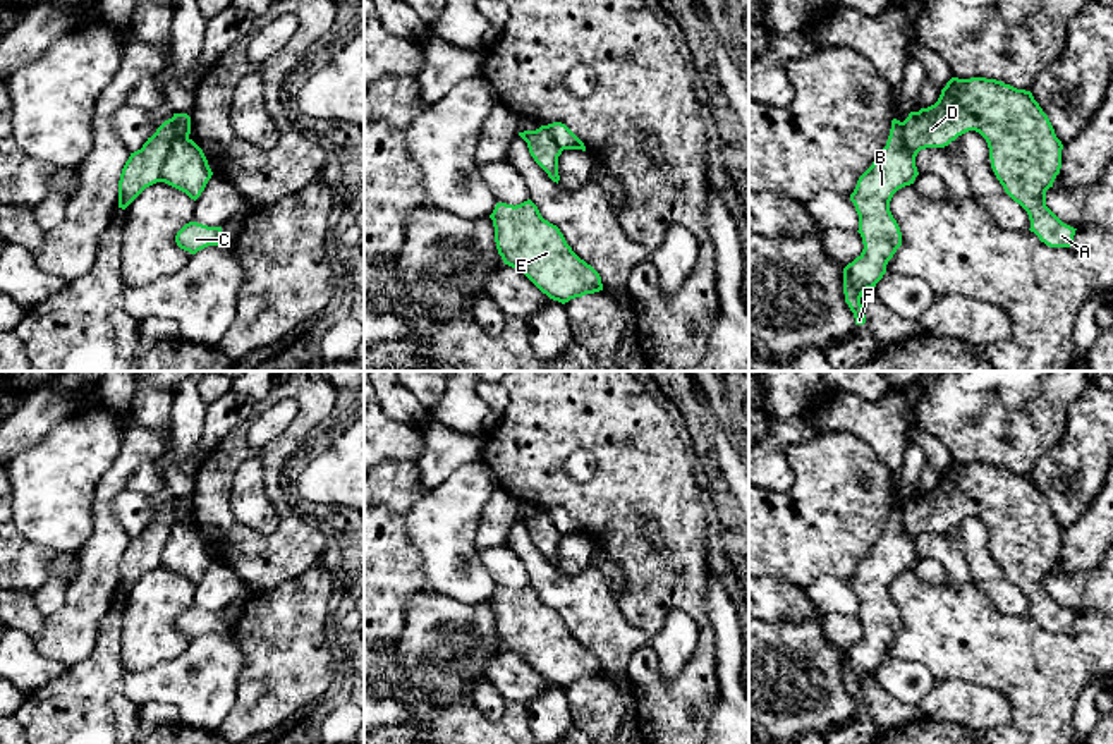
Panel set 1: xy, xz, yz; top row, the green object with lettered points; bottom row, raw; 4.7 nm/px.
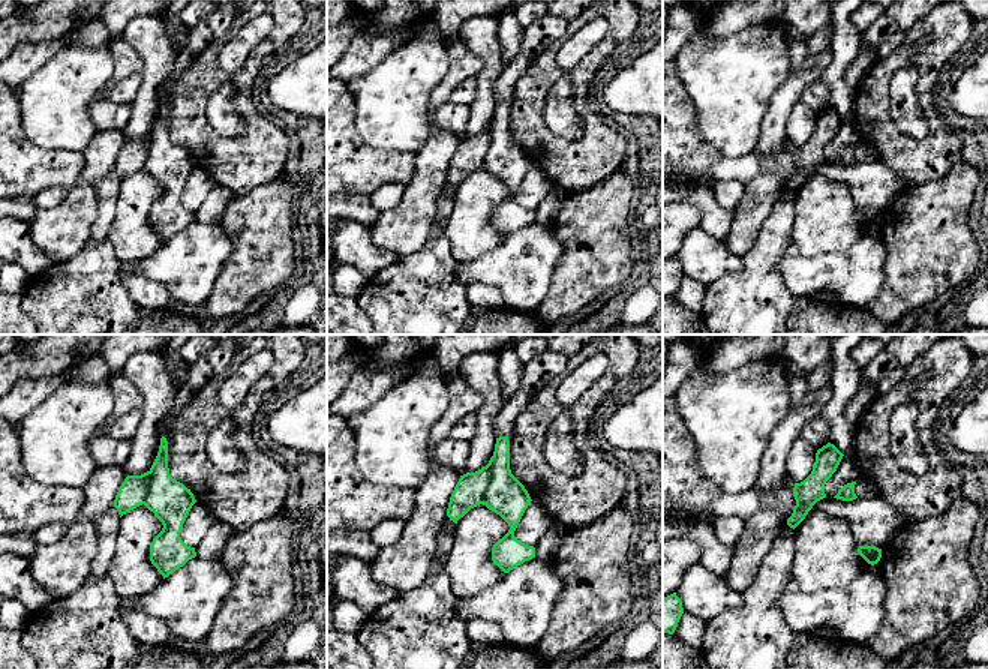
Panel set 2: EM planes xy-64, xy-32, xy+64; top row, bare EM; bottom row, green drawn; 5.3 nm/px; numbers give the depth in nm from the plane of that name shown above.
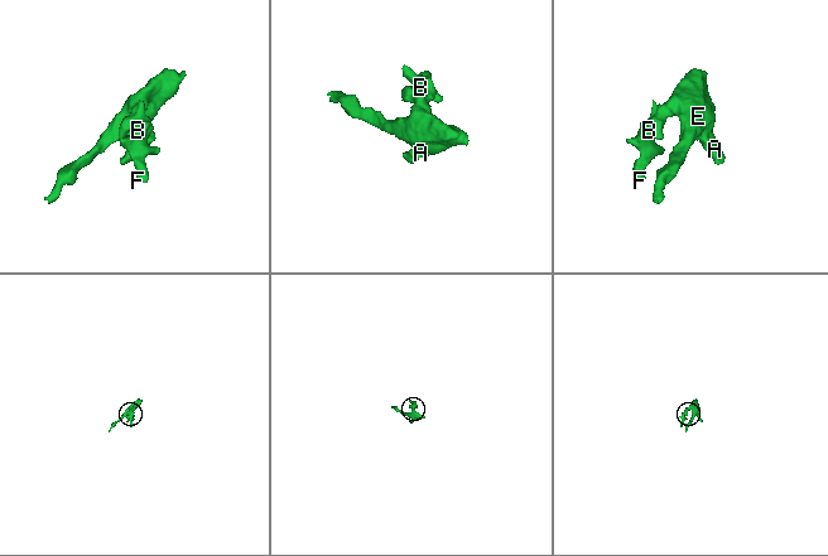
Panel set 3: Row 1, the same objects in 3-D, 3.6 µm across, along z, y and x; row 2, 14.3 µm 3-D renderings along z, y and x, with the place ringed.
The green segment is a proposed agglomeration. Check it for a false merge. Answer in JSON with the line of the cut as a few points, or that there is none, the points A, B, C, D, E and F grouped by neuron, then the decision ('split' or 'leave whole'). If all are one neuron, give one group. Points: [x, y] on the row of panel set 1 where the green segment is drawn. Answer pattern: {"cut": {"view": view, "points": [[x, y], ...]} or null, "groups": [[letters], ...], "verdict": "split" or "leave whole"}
{"cut": {"view": "xy", "points": [[174, 117], [174, 141], [160, 181]]}, "groups": [["A", "D", "E"], ["B", "C", "F"]], "verdict": "split"}

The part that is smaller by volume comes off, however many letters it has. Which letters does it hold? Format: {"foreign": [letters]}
{"foreign": ["B", "C", "F"]}

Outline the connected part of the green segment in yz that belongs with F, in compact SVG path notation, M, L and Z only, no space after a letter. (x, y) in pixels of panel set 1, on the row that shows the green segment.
M893 119L886 146L873 165L859 177L850 201L859 215L862 253L843 268L845 302L855 325L866 323L861 297L886 273L886 265L902 246L902 232L890 211L893 194L914 184L919 175L915 158L903 143L902 122Z

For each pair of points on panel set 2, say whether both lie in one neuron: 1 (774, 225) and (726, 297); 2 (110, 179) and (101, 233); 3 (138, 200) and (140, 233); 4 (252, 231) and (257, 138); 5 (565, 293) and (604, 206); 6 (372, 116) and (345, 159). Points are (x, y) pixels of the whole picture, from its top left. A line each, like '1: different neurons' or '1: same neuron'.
1: same neuron
2: same neuron
3: same neuron
4: different neurons
5: same neuron
6: different neurons

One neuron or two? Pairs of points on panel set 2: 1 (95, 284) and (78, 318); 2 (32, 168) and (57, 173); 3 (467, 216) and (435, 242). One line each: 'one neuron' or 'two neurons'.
1: one neuron
2: one neuron
3: two neurons

